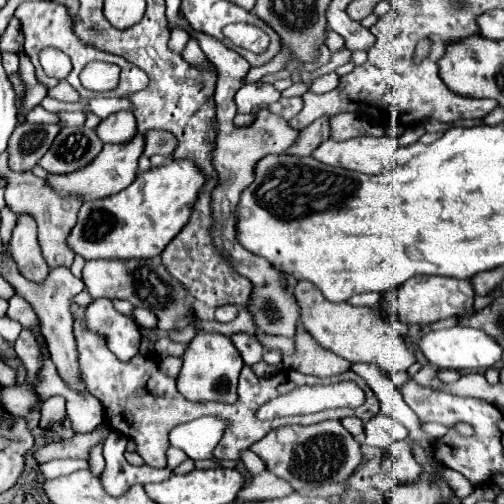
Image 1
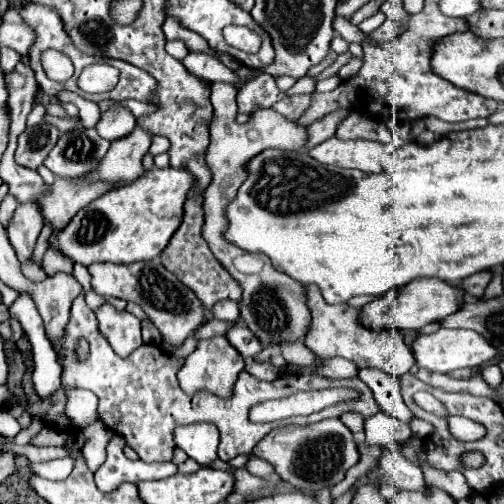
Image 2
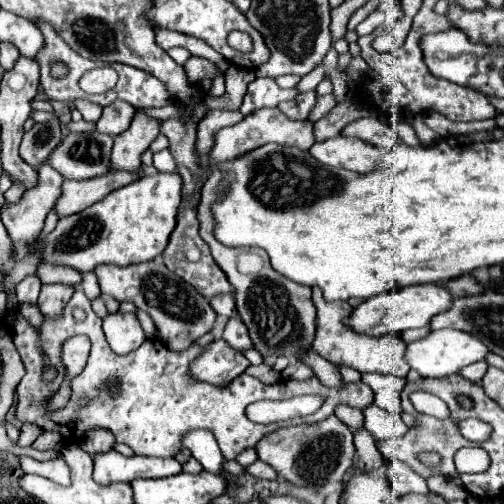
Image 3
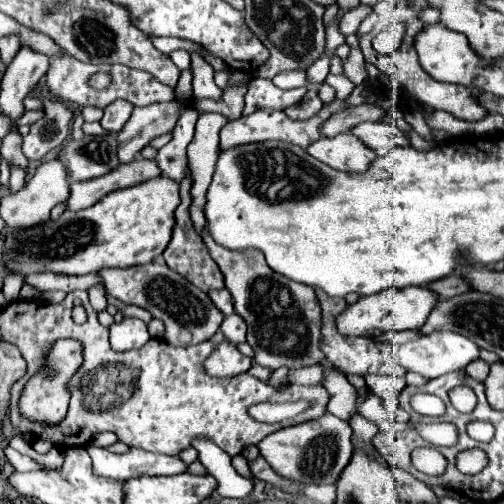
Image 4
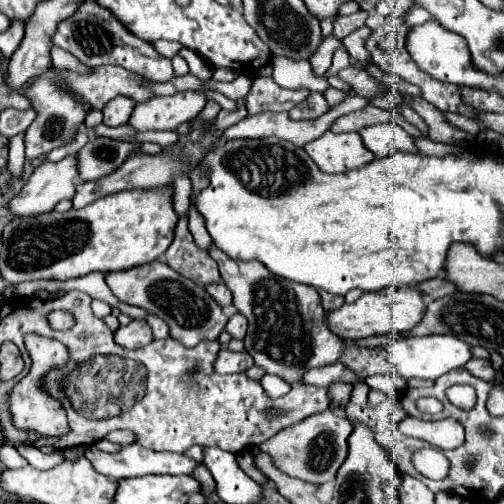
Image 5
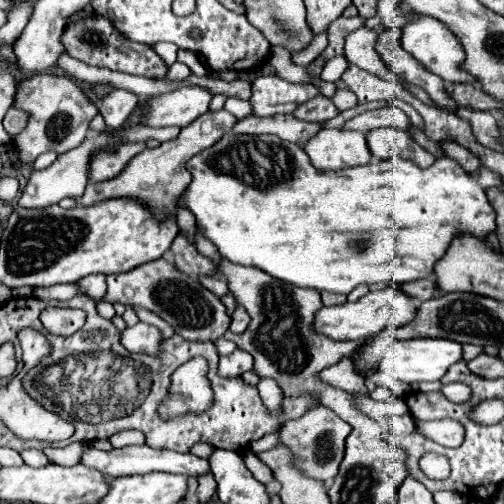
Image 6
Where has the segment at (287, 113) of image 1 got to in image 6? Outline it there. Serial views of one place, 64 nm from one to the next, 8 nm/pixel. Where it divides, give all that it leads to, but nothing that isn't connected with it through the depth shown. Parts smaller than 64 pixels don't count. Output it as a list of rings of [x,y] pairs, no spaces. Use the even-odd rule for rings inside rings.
[[[316,96],[316,100],[306,100],[304,104],[300,104],[300,108],[296,108],[294,116],[298,120],[308,120],[308,122],[322,122],[322,120],[330,120],[338,114],[338,108],[332,104],[330,98],[326,96]]]

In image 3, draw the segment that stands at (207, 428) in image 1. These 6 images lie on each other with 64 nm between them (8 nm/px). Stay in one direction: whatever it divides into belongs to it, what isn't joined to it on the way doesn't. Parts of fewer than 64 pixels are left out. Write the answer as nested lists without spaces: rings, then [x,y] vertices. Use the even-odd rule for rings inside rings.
[[[194,430],[192,438],[184,436],[182,446],[186,450],[190,450],[190,454],[204,466],[204,470],[224,474],[224,470],[222,470],[224,456],[222,456],[222,452],[216,444],[216,438],[212,436],[210,430]]]

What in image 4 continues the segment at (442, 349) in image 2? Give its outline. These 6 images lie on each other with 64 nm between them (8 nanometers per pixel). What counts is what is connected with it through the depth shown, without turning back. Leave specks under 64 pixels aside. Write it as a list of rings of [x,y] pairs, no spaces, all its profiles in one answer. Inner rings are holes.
[[[432,332],[404,346],[408,350],[408,360],[398,358],[400,364],[426,380],[458,372],[480,356],[480,348],[458,332]]]

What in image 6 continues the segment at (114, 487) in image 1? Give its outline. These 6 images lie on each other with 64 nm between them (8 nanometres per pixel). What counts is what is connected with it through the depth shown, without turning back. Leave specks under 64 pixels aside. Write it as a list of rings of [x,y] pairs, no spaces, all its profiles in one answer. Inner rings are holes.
[[[88,446],[82,454],[82,462],[90,468],[96,468],[102,472],[108,480],[120,478],[120,476],[134,476],[134,474],[148,474],[148,472],[170,472],[170,474],[184,474],[184,476],[200,476],[210,472],[208,460],[202,460],[190,452],[172,452],[172,450],[154,450],[150,446],[126,446],[126,448],[112,448],[110,452],[102,452],[94,446]]]

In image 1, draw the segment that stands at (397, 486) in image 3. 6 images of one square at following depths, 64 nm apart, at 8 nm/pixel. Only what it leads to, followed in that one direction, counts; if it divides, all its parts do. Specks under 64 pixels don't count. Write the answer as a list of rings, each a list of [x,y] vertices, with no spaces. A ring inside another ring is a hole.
[[[400,440],[389,446],[381,462],[381,468],[388,472],[396,482],[412,482],[420,476],[422,468],[416,464],[412,446],[408,440]]]

